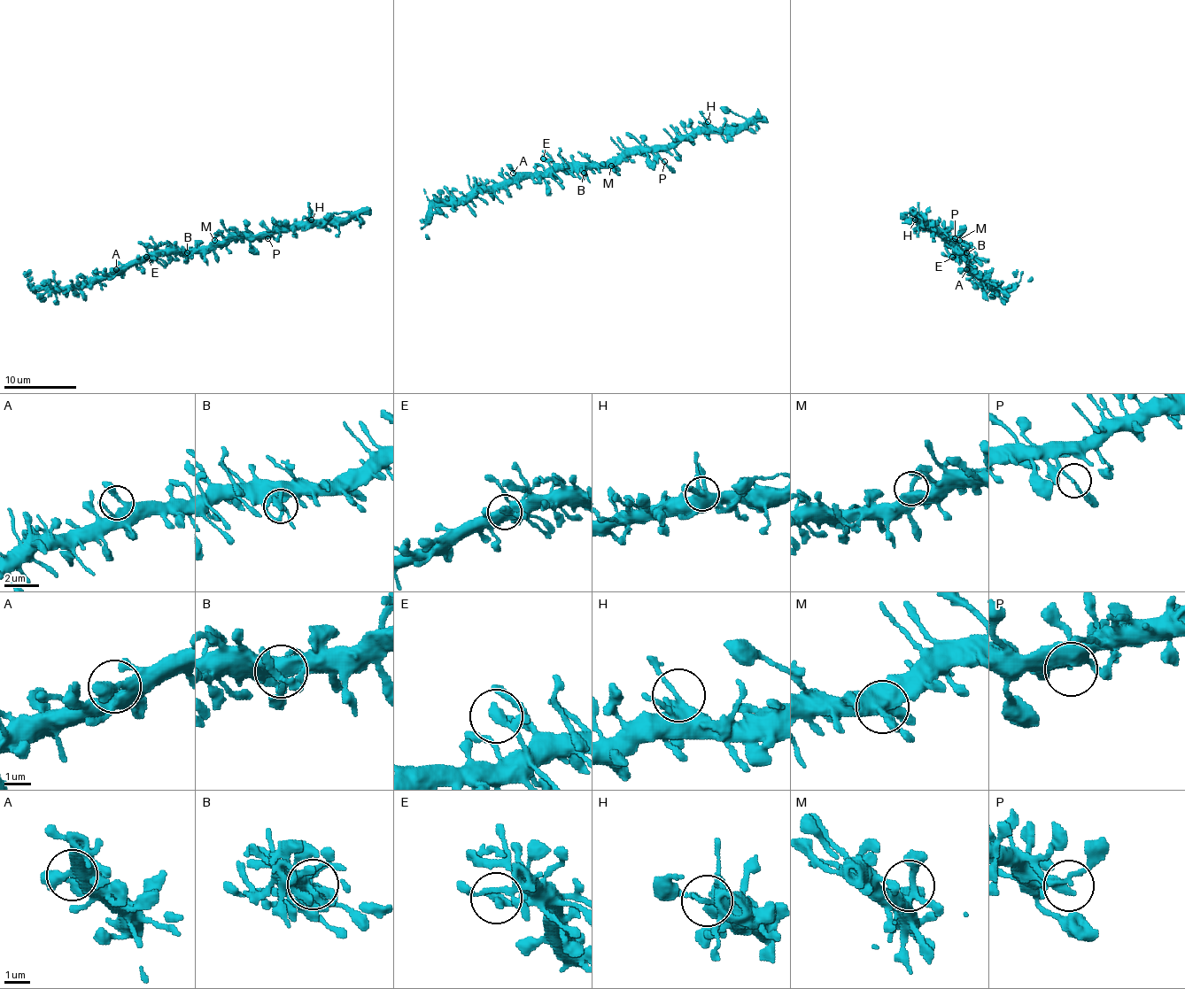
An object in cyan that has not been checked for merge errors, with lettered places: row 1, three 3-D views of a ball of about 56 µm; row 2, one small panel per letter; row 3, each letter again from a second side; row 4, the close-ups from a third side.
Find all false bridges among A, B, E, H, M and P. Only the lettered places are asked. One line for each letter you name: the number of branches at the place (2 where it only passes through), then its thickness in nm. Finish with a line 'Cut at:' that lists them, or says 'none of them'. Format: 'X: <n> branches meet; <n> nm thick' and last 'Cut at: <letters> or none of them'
Cut at: none of them

